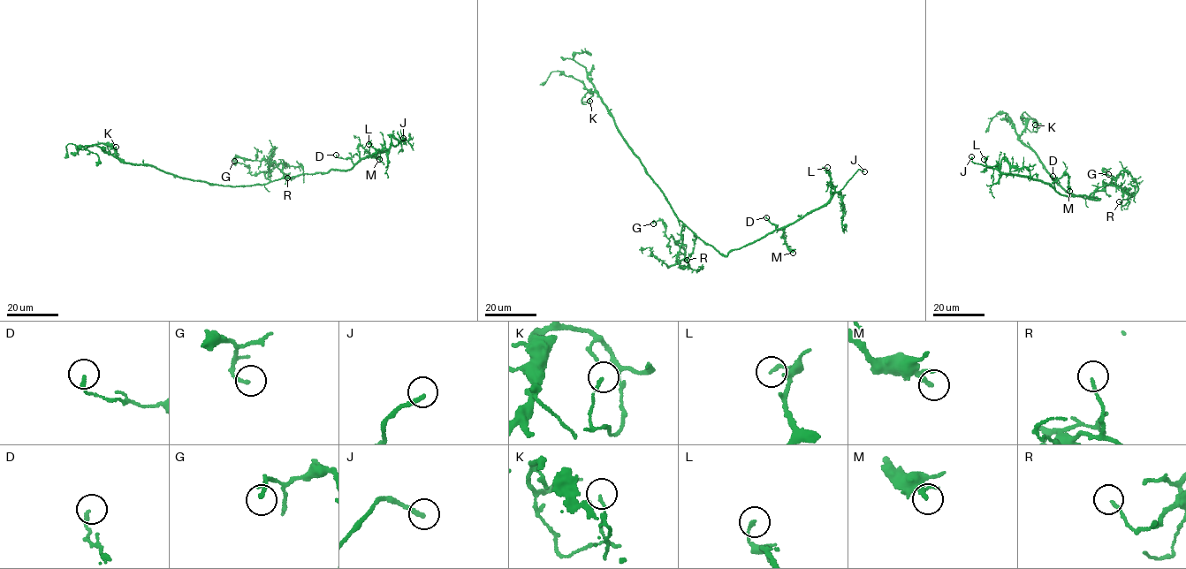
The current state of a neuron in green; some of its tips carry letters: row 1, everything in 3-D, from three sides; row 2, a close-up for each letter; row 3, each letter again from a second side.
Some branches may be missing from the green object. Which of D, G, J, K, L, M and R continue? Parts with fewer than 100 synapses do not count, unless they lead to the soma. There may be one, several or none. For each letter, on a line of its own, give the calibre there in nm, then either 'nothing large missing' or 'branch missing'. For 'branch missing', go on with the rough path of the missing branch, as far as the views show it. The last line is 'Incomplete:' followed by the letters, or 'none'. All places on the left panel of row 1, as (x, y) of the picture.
D: 140 nm thick; nothing large missing
G: 140 nm thick; nothing large missing
J: 200 nm thick; branch missing; missing branch runs (403, 138), (430, 139)
K: 110 nm thick; nothing large missing
L: 160 nm thick; nothing large missing
M: 140 nm thick; nothing large missing
R: 110 nm thick; nothing large missing
Incomplete: J

